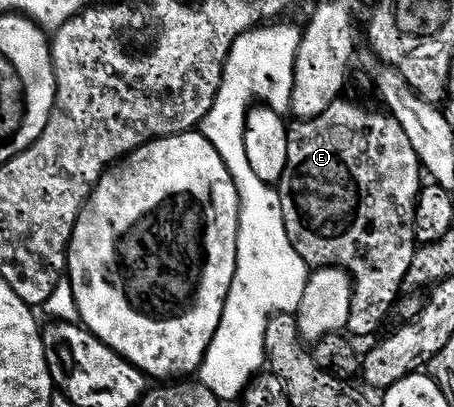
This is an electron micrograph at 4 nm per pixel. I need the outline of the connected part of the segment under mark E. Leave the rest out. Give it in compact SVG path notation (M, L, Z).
M342 98L336 100L319 118L310 120L297 120L289 128L287 138L287 170L283 170L283 178L279 185L281 201L283 202L283 222L287 226L287 234L291 238L291 246L295 246L297 253L307 262L315 262L317 268L341 268L353 278L353 301L347 329L350 337L373 336L385 324L385 319L394 311L398 296L405 288L407 270L411 270L411 262L418 259L419 245L415 238L415 210L417 209L417 196L423 187L423 169L419 158L415 154L415 146L403 134L403 126L388 111L376 112L373 108L364 108L353 100Z

